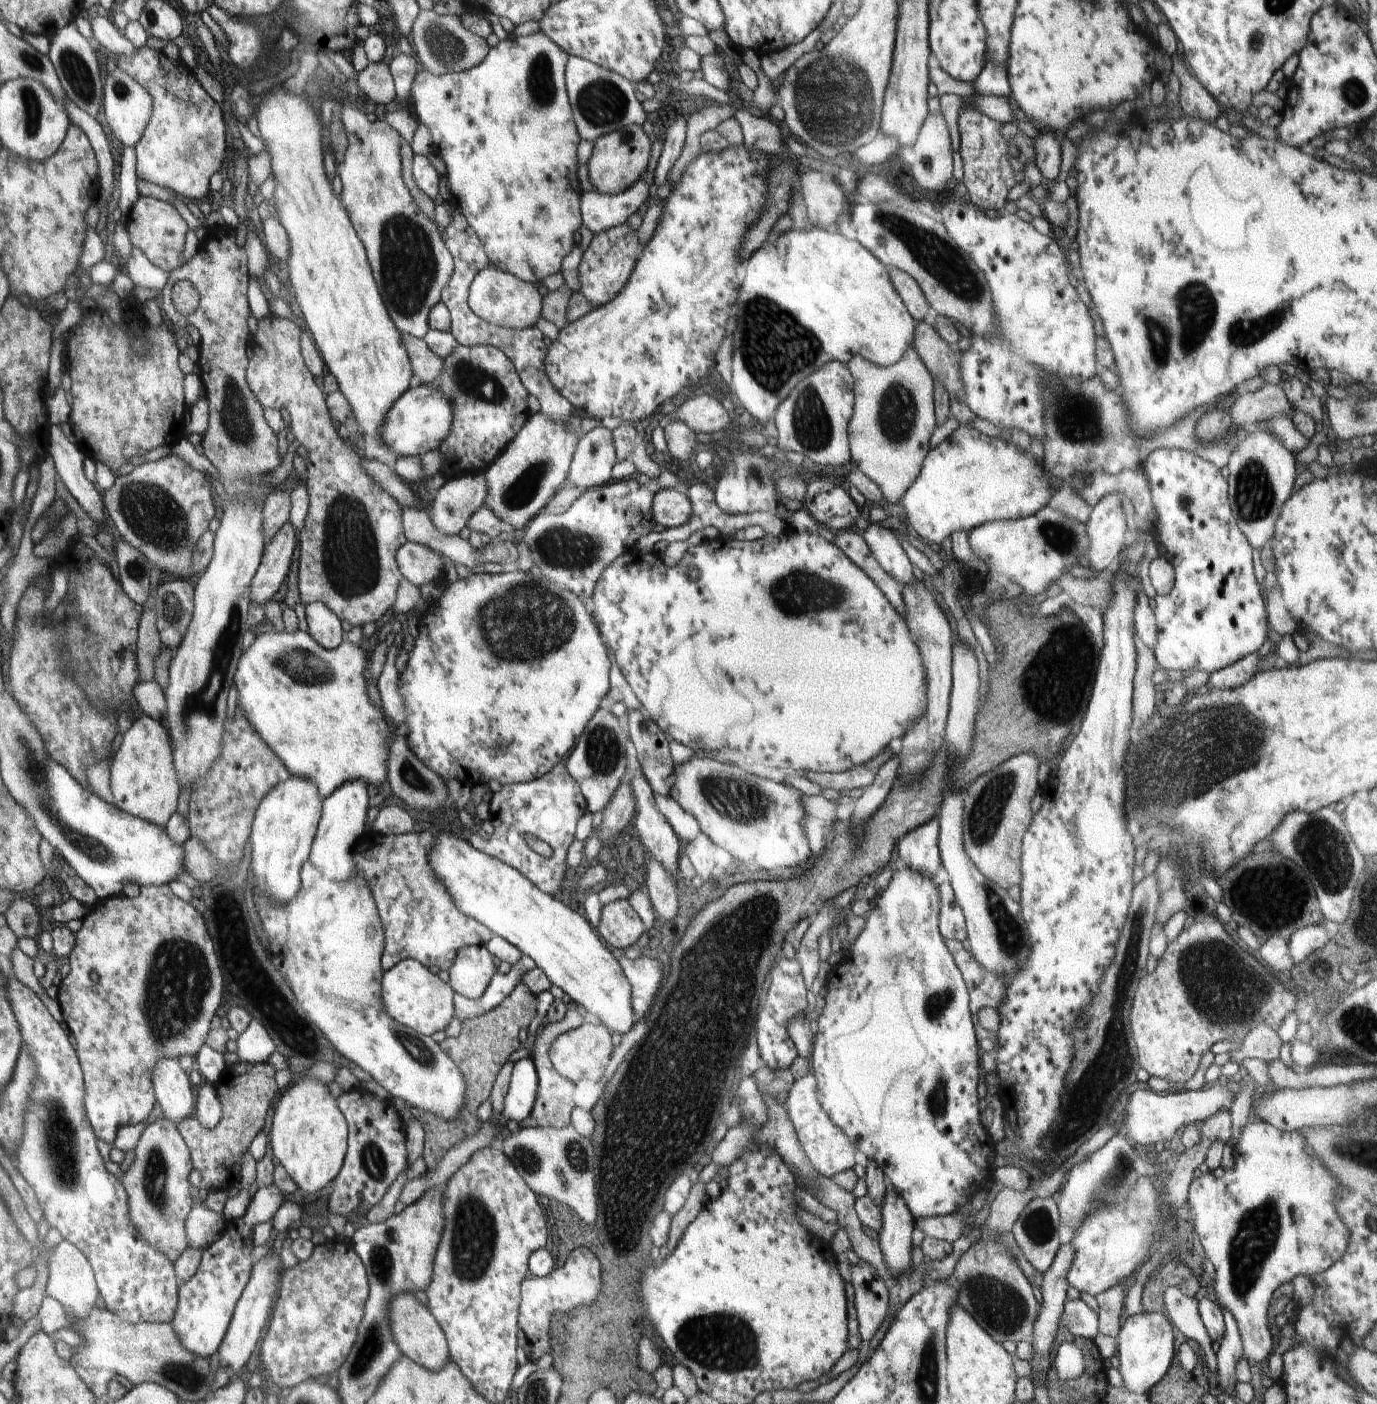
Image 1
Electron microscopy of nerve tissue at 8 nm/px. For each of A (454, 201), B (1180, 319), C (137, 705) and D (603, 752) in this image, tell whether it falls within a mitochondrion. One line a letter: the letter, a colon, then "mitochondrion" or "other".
A: other
B: mitochondrion
C: other
D: mitochondrion

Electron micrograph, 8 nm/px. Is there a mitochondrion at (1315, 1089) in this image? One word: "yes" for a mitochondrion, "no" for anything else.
no

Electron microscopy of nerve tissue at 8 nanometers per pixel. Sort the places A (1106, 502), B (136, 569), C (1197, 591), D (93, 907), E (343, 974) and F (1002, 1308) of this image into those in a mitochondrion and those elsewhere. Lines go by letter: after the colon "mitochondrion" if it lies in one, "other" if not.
A: other
B: mitochondrion
C: other
D: other
E: other
F: mitochondrion

